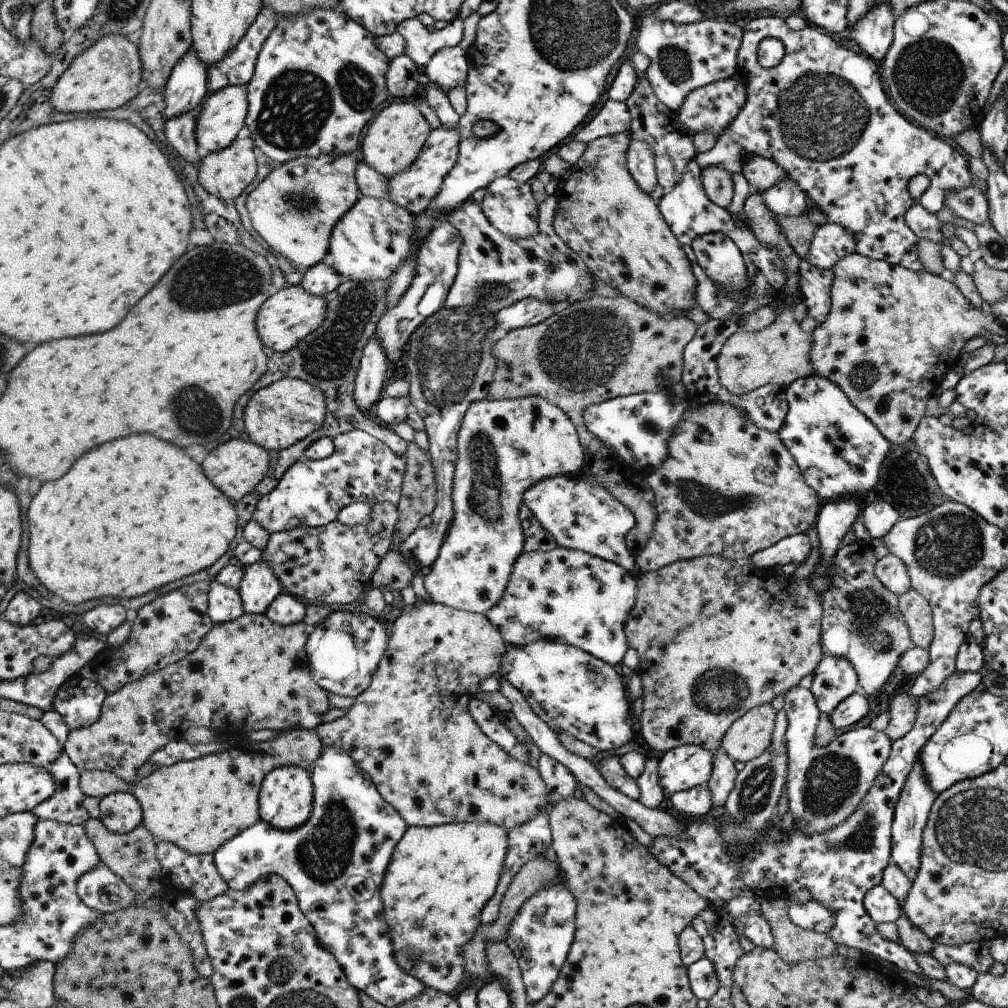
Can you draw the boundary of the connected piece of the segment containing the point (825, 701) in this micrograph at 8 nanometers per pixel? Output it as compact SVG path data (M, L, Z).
M825 656L813 676L810 692L820 713L832 714L836 706L859 691L856 670L845 659Z

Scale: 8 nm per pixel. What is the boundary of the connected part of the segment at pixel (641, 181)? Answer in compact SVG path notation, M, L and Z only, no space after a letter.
M632 138L628 151L628 166L642 190L651 193L656 188L656 154L648 142Z

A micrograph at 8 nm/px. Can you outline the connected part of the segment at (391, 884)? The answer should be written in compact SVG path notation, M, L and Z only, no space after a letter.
M490 822L408 826L380 888L394 958L406 974L445 994L460 986L464 949L482 926L481 914L497 892L509 850L509 831Z

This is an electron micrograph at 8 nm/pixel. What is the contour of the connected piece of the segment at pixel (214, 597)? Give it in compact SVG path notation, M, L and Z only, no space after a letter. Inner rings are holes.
M220 582L209 583L208 612L213 624L231 622L244 614L243 596L236 588Z

